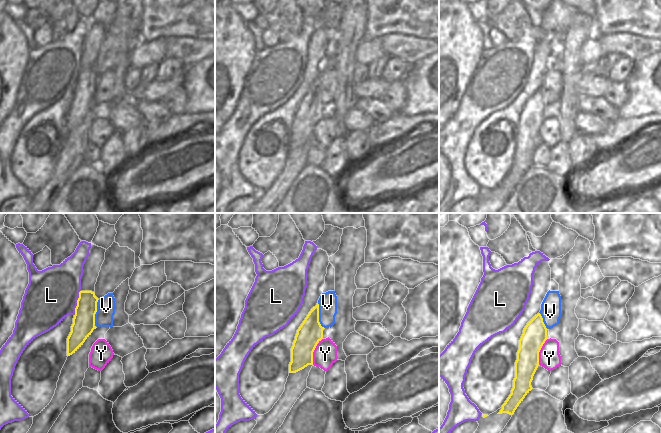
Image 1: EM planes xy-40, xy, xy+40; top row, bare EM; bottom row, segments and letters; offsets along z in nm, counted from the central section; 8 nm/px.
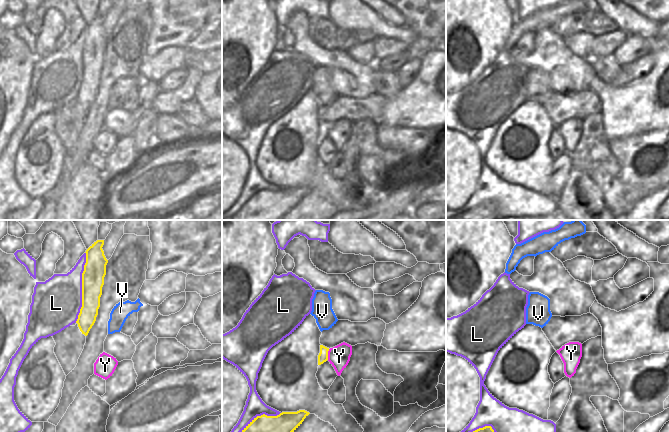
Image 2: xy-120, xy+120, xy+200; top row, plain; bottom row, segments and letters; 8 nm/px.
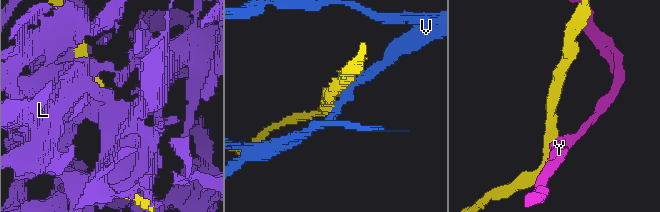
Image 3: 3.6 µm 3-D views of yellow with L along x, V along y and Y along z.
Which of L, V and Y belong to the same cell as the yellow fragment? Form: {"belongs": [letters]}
{"belongs": []}

